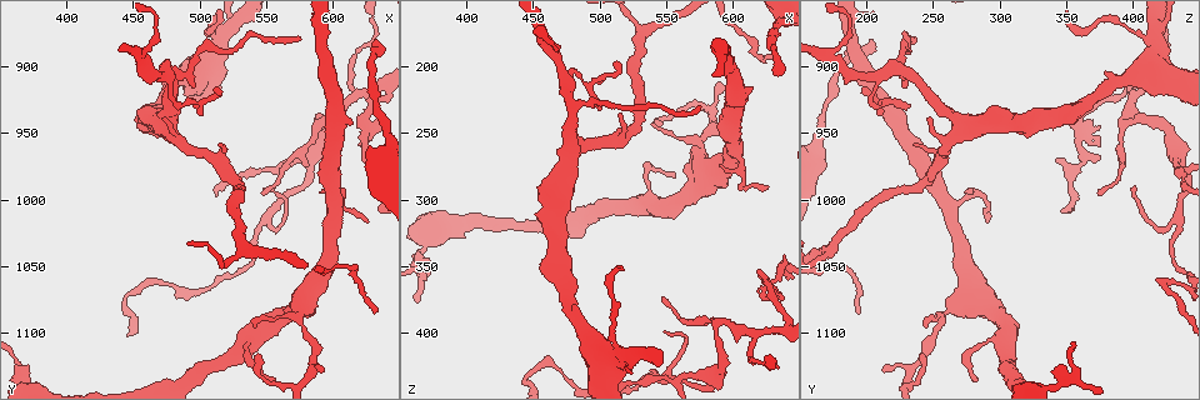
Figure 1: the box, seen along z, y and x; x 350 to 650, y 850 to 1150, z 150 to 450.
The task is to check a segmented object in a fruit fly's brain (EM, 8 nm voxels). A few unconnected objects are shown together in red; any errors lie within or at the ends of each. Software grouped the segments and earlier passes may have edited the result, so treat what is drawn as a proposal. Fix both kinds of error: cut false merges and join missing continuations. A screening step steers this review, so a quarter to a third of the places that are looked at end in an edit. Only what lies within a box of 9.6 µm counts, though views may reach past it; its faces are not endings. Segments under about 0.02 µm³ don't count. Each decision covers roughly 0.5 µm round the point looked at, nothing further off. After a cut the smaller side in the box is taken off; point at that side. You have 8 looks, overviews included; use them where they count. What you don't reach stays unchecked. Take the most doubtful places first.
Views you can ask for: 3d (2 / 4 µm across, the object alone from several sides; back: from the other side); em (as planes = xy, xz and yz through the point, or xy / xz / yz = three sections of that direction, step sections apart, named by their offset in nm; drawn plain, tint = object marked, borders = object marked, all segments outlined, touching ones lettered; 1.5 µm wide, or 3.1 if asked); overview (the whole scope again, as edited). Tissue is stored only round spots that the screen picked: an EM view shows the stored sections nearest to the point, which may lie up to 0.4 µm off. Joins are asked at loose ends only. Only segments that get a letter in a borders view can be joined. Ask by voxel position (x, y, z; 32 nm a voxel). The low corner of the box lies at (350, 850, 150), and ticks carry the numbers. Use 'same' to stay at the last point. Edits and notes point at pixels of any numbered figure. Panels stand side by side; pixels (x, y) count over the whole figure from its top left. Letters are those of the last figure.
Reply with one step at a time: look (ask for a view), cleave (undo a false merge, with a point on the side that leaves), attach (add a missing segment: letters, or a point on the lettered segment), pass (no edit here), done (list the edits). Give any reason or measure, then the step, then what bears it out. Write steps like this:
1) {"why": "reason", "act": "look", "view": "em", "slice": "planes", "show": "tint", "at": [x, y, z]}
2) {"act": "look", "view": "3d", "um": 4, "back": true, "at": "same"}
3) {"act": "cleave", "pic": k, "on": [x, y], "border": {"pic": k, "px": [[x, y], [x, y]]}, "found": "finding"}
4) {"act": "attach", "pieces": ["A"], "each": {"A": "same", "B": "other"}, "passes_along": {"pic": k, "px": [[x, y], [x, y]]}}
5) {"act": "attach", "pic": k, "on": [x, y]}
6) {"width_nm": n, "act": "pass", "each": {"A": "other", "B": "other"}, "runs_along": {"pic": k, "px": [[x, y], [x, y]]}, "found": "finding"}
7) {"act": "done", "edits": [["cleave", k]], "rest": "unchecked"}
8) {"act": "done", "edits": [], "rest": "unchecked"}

{"why": "tapers out", "act": "look", "view": "3d", "um": 4, "at": [630, 878, 204]}

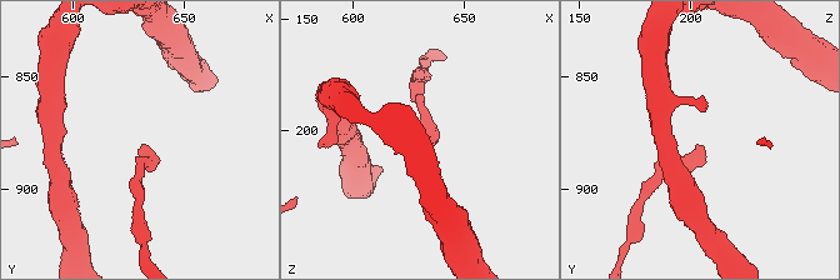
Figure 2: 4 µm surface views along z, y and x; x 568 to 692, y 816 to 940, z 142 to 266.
{"act": "look", "view": "em", "slice": "planes", "show": "plain", "at": [631, 878, 203]}

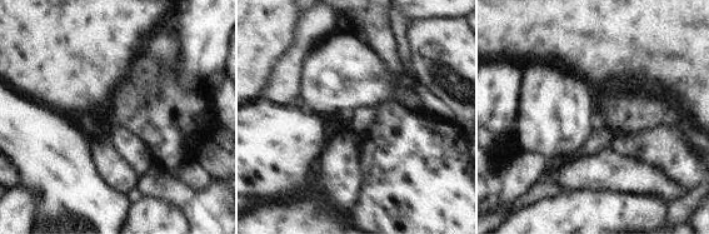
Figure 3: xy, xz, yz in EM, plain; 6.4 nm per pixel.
{"why": "see the neighbours", "act": "look", "view": "em", "slice": "planes", "show": "borders", "at": "same"}

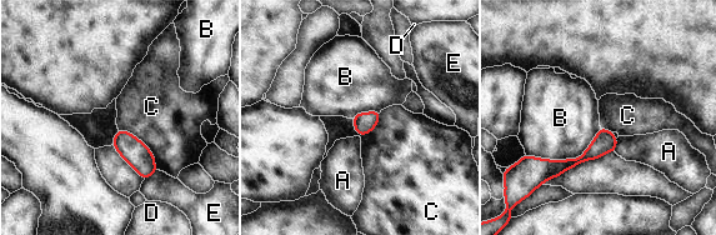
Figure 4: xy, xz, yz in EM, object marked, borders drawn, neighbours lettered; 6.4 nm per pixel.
{"act": "pass", "each": {"A": "other", "B": "other", "C": "other", "D": "other", "E": "other"}, "runs_along": {"pic": 4, "px": [[614, 140], [574, 163], [539, 161]]}, "found": "no lettered segment goes on from it"}

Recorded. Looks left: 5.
{"why": "an open end", "act": "look", "view": "3d", "um": 4, "at": [494, 916, 230]}

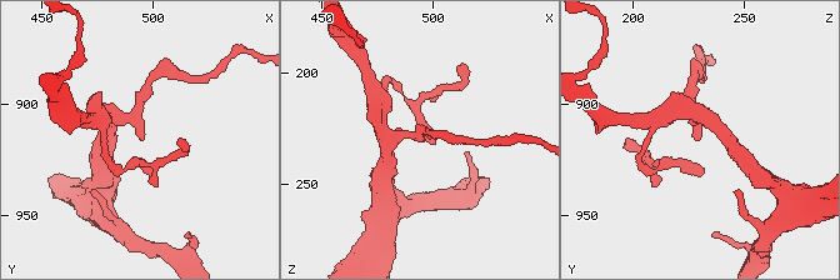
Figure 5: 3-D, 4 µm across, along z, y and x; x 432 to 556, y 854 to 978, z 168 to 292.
{"why": "shape alone is not enough", "act": "look", "view": "em", "slice": "xy", "step": 4, "show": "borders", "at": [494, 917, 228]}

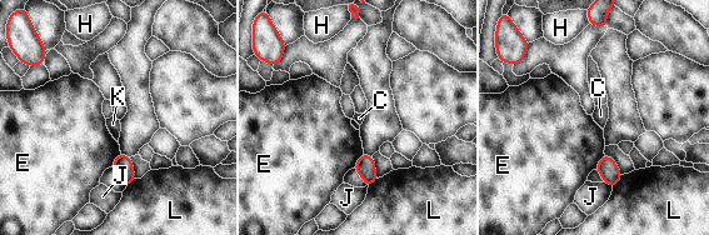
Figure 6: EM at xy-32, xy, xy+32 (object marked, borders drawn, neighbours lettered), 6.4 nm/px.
{"longest_contact_nm": ["E", 120], "act": "pass", "each": {"C": "other", "E": "other", "H": "other", "J": "other", "K": "other", "L": "other"}, "border": {"pic": 6, "px": [[363, 153], [353, 168]]}, "found": "no lettered segment goes on from it"}

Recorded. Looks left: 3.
{"why": "three arms meet", "act": "look", "view": "3d", "um": 2, "at": [588, 944, 396]}

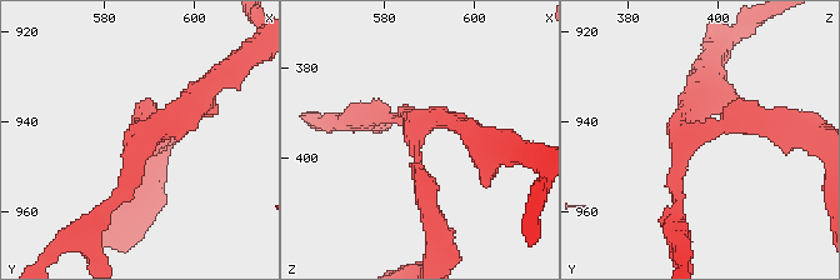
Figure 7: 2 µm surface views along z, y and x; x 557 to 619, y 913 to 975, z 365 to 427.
{"arms": 3, "arm_widths_nm": [170, 220, 220], "act": "look", "view": "em", "slice": "xz", "step": 4, "show": "tint", "at": [588, 944, 394]}

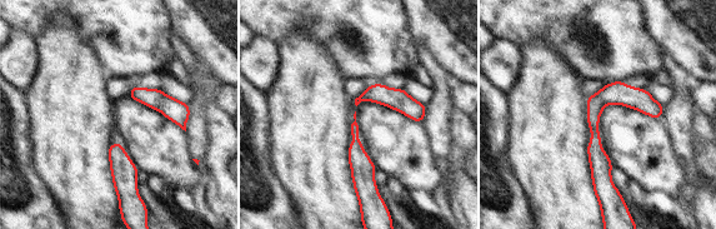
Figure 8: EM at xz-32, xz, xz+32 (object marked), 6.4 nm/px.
{"act": "look", "view": "em", "slice": "yz", "step": 8, "show": "borders", "at": "same"}

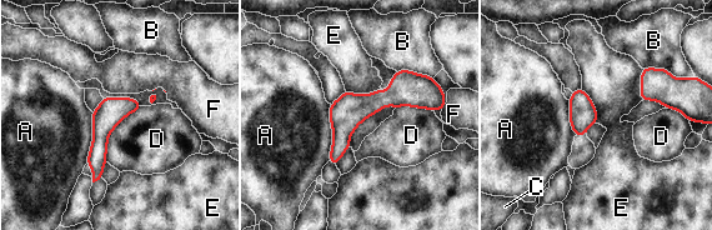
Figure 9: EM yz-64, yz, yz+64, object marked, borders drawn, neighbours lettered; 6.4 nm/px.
{"act": "pass", "each": {"A": "other", "B": "other", "C": "other", "D": "other", "E": "other", "F": "other"}, "runs_along": {"pic": 9, "px": [[429, 100], [366, 105], [332, 159]]}, "found": "continuous, no second cell"}

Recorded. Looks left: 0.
{"act": "done", "edits": [], "rest": "unchecked"}

